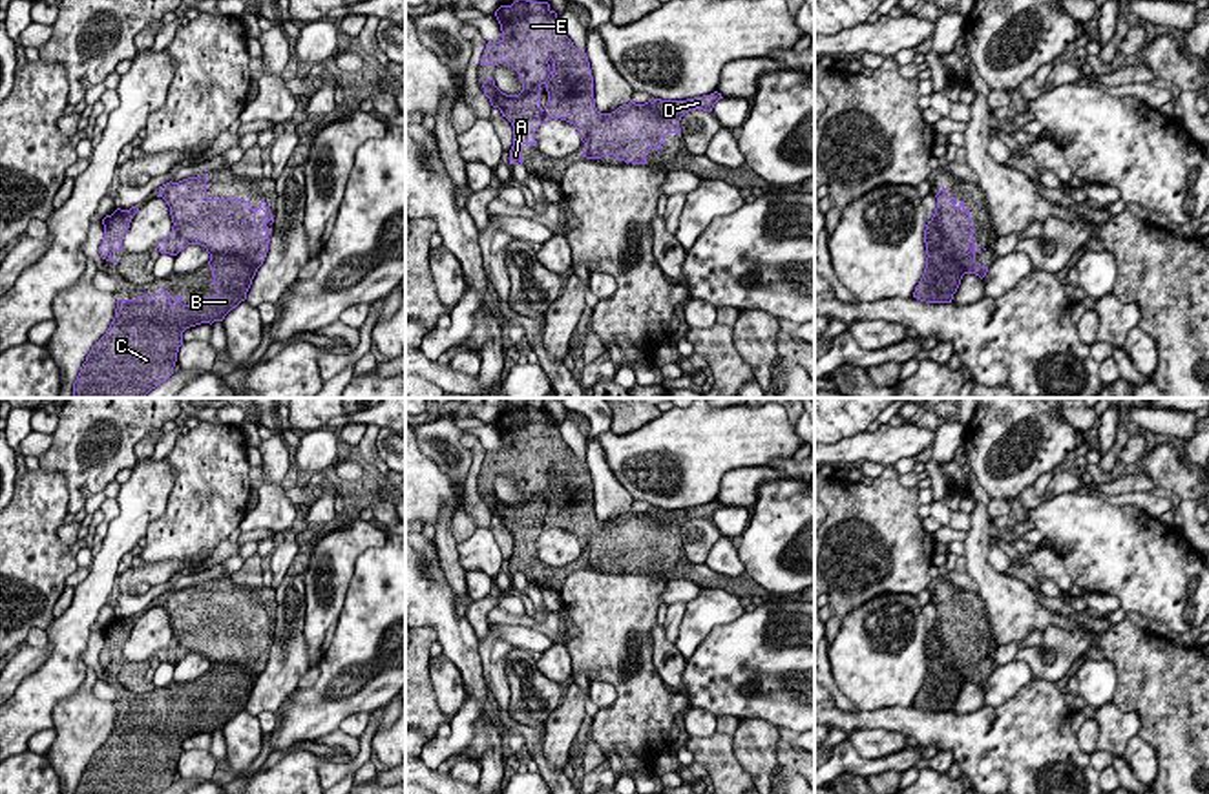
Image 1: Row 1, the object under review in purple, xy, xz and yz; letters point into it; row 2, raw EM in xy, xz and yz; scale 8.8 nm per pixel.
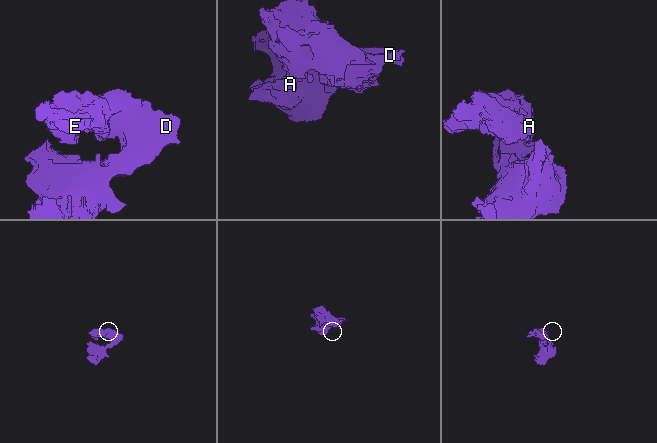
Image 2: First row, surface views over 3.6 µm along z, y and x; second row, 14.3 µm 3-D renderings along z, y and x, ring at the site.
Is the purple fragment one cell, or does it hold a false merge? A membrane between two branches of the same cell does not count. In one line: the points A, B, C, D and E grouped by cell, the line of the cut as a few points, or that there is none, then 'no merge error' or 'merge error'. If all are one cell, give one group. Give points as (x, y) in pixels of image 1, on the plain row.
A B C D E | no cut | no merge error

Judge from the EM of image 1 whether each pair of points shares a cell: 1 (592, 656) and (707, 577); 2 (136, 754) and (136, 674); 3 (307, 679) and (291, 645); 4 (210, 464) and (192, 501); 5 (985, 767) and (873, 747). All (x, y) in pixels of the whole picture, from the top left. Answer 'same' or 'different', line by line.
1: different
2: same
3: different
4: same
5: different

